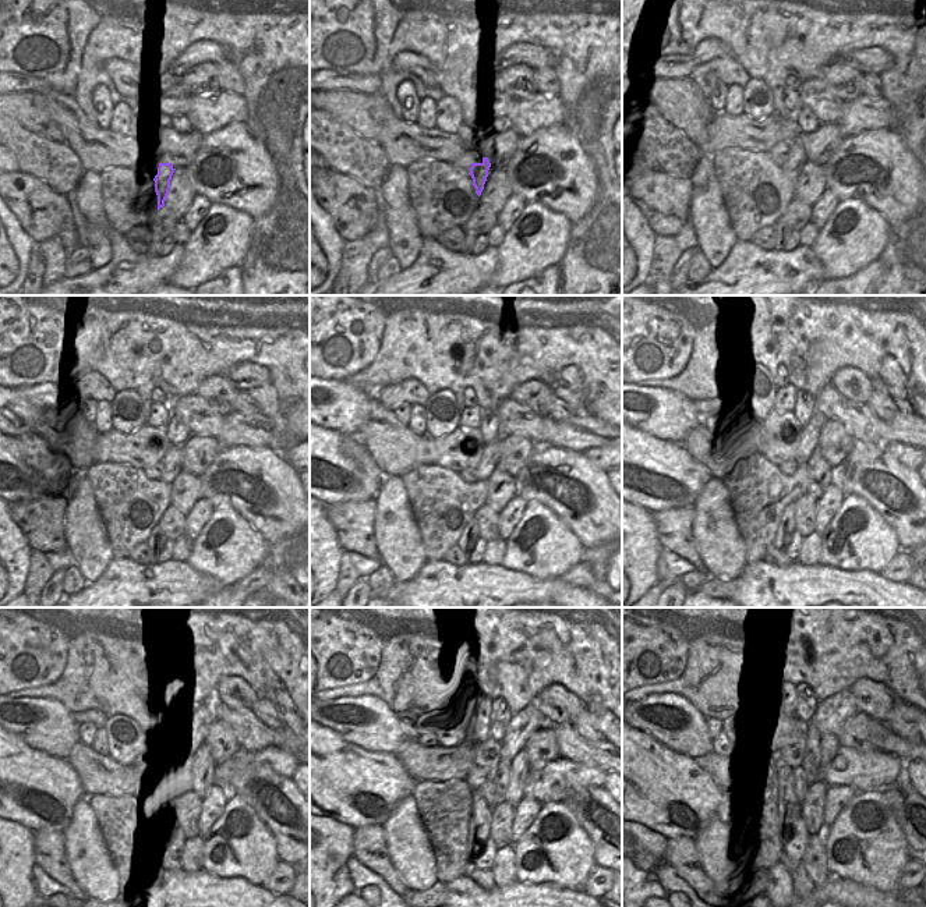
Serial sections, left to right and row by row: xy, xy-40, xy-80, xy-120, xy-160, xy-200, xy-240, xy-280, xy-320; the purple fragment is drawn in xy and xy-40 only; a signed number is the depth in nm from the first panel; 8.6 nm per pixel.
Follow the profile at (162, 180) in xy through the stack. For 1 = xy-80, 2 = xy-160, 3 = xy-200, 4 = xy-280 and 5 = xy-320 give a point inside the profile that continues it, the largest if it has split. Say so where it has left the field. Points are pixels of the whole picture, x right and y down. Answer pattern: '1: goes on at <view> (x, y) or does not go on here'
1: goes on at xy-80 (797, 158)
2: goes on at xy-160 (490, 459)
3: goes on at xy-200 (805, 447)
4: goes on at xy-280 (520, 718)
5: goes on at xy-320 (831, 714)

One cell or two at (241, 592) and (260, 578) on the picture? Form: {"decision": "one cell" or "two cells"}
{"decision": "one cell"}

